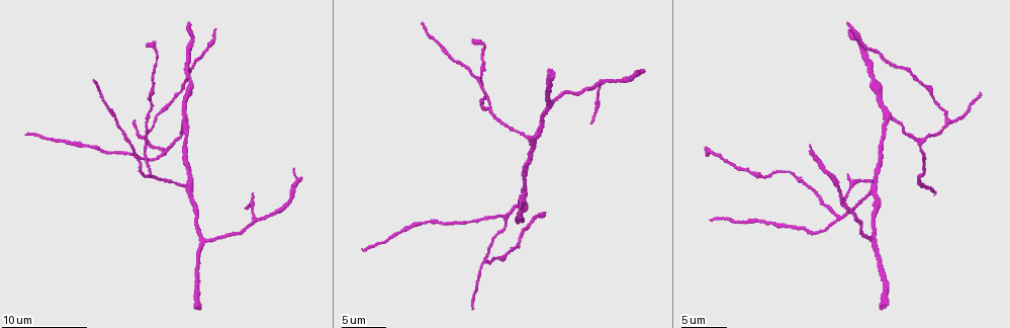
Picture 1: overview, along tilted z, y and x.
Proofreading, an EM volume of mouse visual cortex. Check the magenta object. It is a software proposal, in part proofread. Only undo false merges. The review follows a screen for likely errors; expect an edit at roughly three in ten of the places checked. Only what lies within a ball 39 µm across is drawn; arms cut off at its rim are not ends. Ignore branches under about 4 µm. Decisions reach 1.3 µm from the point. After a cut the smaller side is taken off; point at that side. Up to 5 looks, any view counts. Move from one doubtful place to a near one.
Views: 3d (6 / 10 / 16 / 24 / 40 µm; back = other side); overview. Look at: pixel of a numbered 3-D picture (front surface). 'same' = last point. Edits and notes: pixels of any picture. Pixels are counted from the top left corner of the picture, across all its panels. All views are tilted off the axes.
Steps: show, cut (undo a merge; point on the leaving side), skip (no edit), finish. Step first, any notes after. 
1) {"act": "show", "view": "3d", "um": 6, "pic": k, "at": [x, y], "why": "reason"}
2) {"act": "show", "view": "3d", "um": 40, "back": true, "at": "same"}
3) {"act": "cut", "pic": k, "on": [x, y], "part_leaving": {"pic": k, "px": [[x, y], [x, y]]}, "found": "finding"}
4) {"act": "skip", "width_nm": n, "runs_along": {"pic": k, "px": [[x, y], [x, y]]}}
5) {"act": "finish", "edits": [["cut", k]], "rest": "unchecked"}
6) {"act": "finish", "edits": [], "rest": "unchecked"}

{"act": "show", "view": "3d", "um": 10, "pic": 1, "at": [527, 135]}

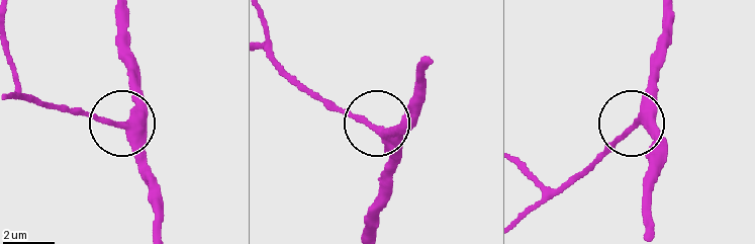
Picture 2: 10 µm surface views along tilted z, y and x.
{"act": "skip", "runs_along": {"pic": 2, "px": [[669, 12], [657, 91], [640, 120], [650, 140], [662, 146]]}, "found": "all the same cell"}

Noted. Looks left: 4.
{"act": "show", "view": "3d", "um": 10, "pic": 1, "at": [837, 218]}

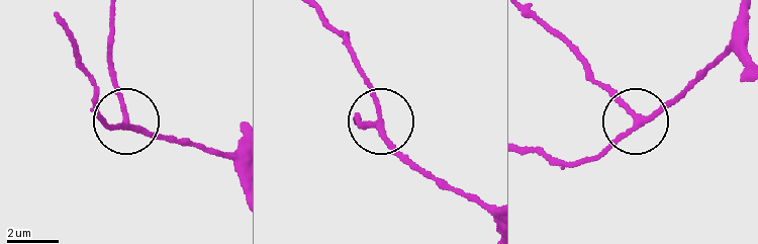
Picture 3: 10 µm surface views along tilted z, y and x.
{"act": "skip", "side_arm_um": 19, "runs_along": {"pic": 3, "px": [[486, 210], [441, 186], [396, 149], [360, 66]]}, "found": "one cell here"}

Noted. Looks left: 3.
{"act": "show", "view": "3d", "um": 6, "pic": 1, "at": [501, 216], "why": "arms part here"}

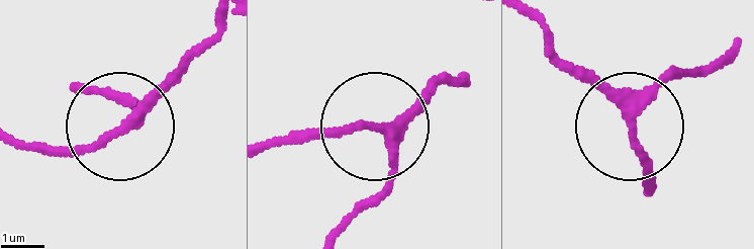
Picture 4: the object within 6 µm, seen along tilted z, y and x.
{"act": "show", "view": "3d", "um": 6, "back": true, "pic": 4, "at": [123, 126], "why": "from behind"}

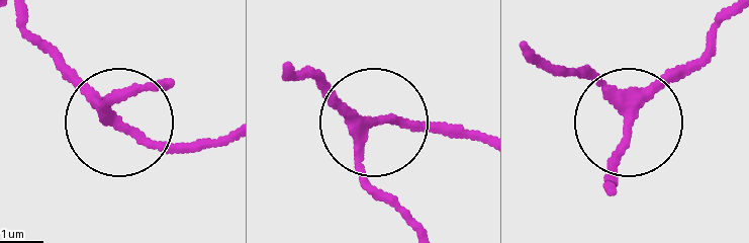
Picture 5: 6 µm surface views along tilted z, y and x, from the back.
{"act": "skip", "width_nm": 210, "runs_along": {"pic": 5, "px": [[30, 20], [134, 130], [219, 142]]}, "found": "one cell here"}

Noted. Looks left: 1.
{"act": "finish", "edits": [], "rest": "unchecked"}

